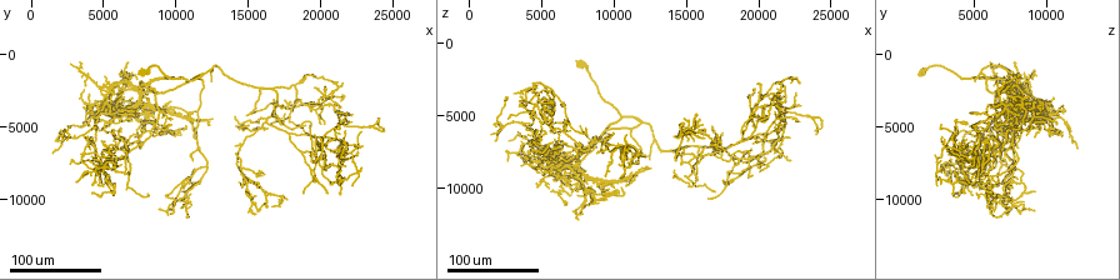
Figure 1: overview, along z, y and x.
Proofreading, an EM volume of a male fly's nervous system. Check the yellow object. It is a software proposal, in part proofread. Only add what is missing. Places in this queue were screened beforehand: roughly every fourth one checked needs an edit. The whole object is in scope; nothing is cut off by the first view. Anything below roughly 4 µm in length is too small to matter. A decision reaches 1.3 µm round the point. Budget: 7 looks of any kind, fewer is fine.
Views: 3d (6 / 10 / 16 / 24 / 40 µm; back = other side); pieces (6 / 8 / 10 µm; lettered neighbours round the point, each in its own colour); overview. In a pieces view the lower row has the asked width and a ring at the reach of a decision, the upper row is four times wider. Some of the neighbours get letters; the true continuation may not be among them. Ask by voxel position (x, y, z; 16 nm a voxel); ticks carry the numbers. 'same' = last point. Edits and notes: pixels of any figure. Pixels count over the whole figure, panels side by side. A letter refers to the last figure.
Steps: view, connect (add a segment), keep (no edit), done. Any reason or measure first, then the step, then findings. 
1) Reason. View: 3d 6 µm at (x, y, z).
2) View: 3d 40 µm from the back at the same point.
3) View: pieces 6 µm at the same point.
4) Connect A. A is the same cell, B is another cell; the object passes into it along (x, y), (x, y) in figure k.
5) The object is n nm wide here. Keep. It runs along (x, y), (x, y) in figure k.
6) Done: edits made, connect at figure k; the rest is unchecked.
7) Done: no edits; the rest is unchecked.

Long arm stops here. View: 3d 24 µm at (12400, 4600, 8600).

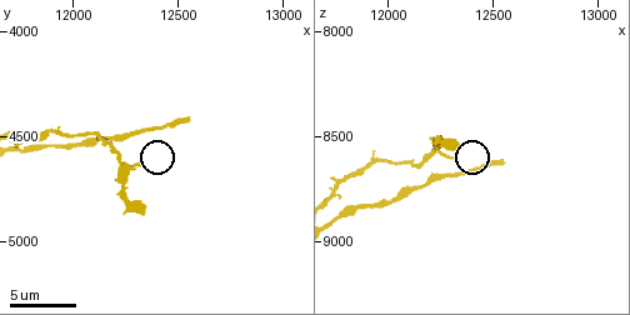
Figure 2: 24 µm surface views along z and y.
View: 3d 10 µm at (12540, 4420, 8620).

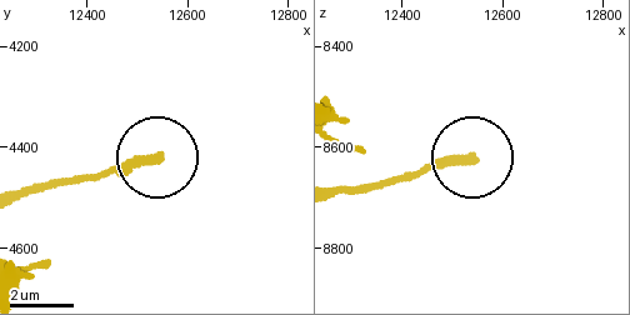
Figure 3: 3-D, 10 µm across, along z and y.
View: pieces 8 µm at (12540, 4425, 8620).

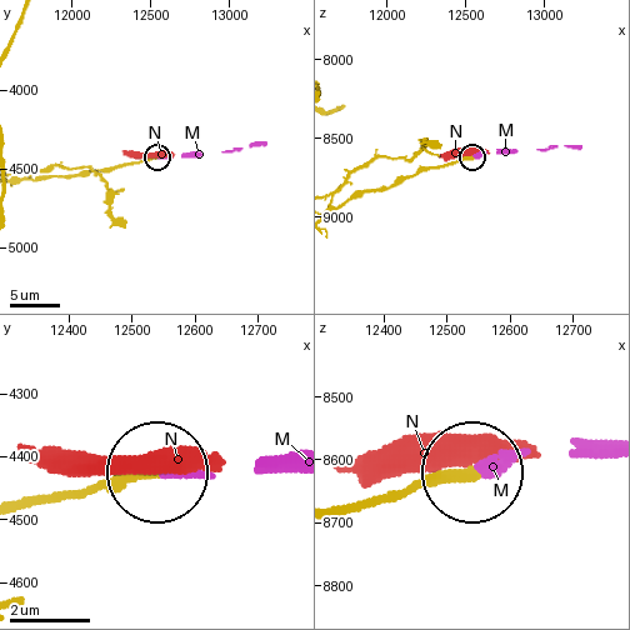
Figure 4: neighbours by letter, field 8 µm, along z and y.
Connect M. M is the same cell, N is another cell; the object passes into it along (364, 504), (523, 456), (603, 453) in figure 4; it goes on there.

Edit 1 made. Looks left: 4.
View: overview.

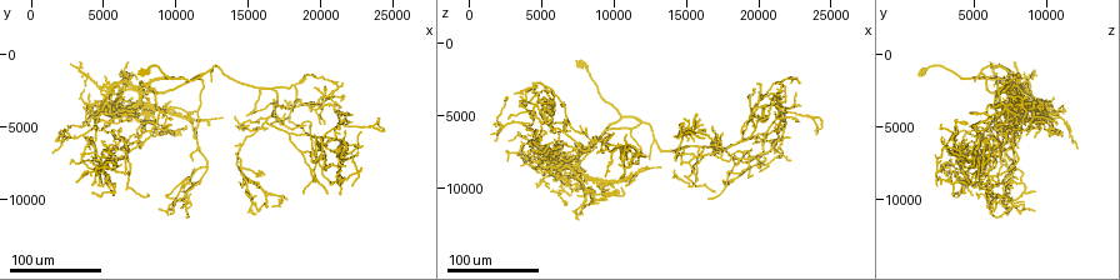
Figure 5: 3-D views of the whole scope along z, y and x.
Branch stops here. View: 3d 24 µm at (4000, 6400, 6000).

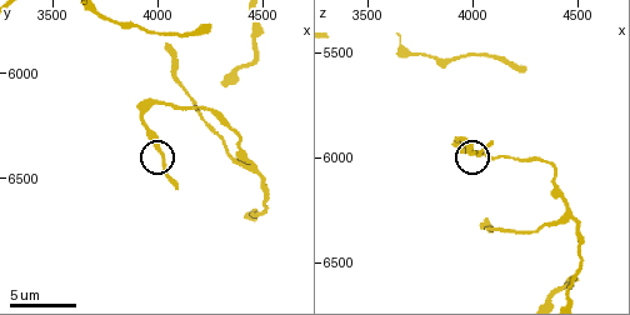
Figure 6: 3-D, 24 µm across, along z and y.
Closer look. View: 3d 6 µm at (4080, 6540, 5930).

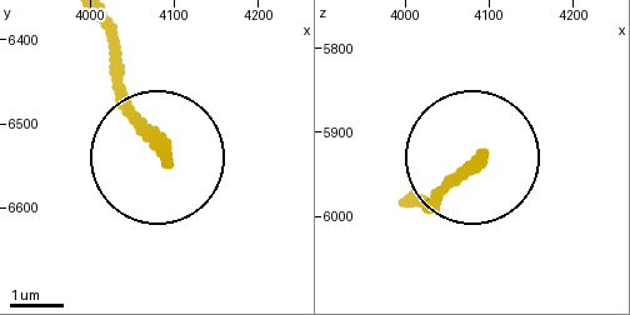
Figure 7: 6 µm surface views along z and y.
View: pieces 10 µm at (4090, 6540, 5935).

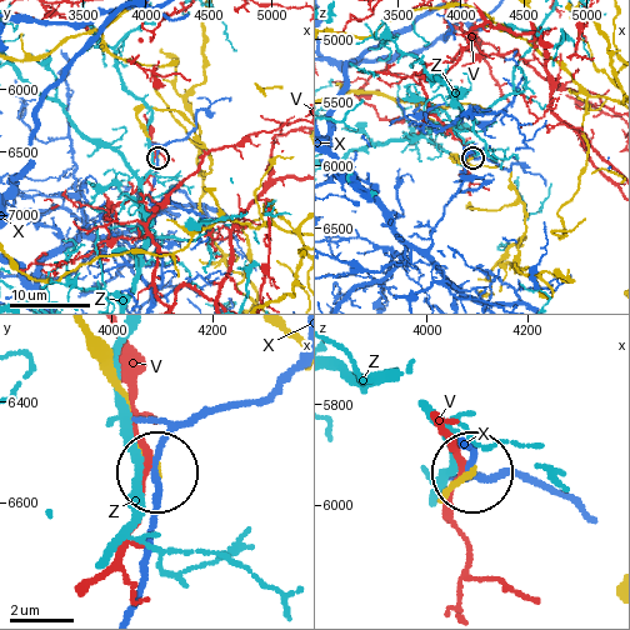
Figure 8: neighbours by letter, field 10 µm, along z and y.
Keep. V, X and Z are other cells; none of them fits.

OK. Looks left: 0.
Done: edits made, connect at figure 4; the rest is unchecked.

